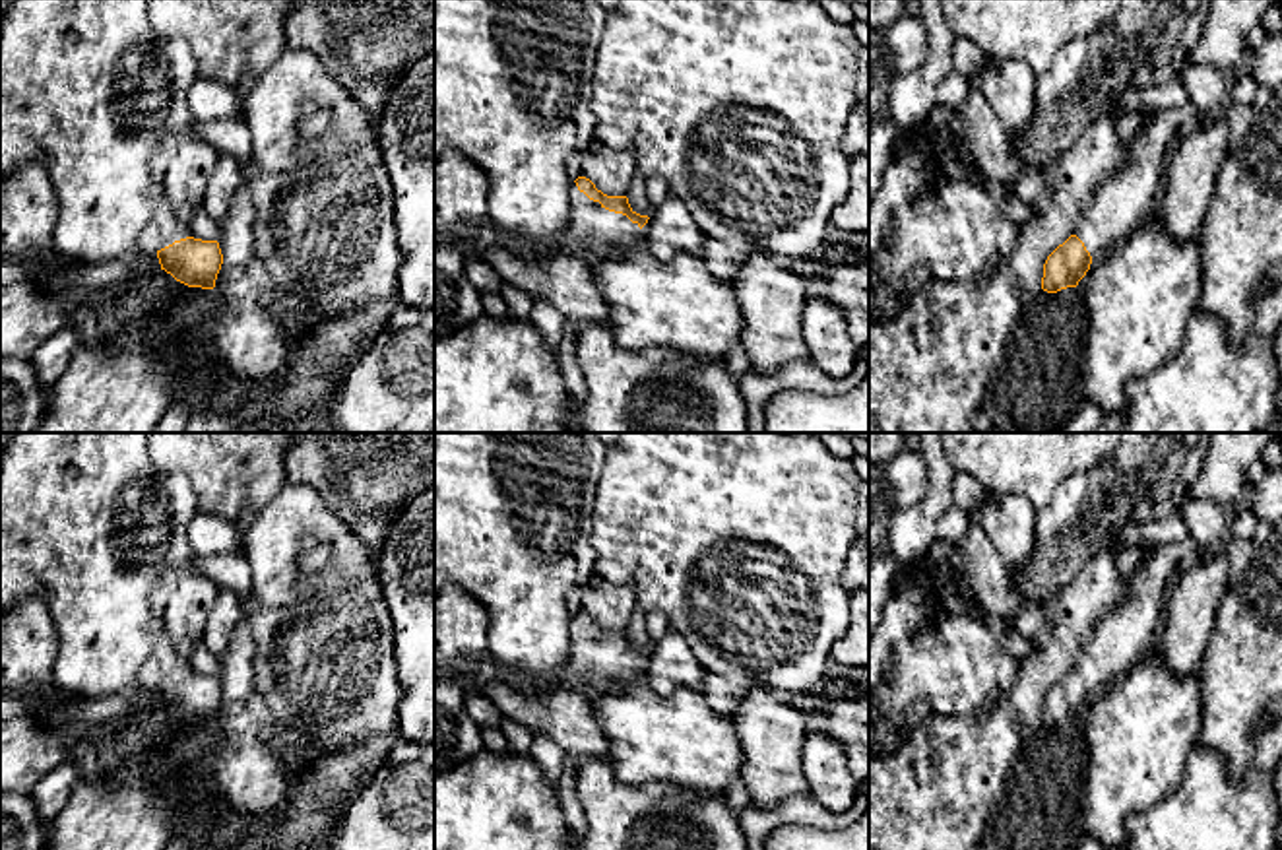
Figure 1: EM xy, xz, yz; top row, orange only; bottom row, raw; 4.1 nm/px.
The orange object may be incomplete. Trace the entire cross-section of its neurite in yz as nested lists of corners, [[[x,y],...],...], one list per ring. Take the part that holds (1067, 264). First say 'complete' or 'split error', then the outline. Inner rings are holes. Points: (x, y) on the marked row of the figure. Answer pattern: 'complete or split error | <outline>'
split error | [[[1189,103],[1150,111],[1131,161],[1100,184],[1074,233],[1047,256],[1043,291],[1076,287],[1096,256],[1107,254],[1135,235],[1156,210],[1173,144],[1197,124],[1201,118]]]

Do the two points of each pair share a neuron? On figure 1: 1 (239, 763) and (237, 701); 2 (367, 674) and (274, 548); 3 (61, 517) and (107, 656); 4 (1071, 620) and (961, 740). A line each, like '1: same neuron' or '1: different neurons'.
1: same neuron
2: same neuron
3: same neuron
4: same neuron

